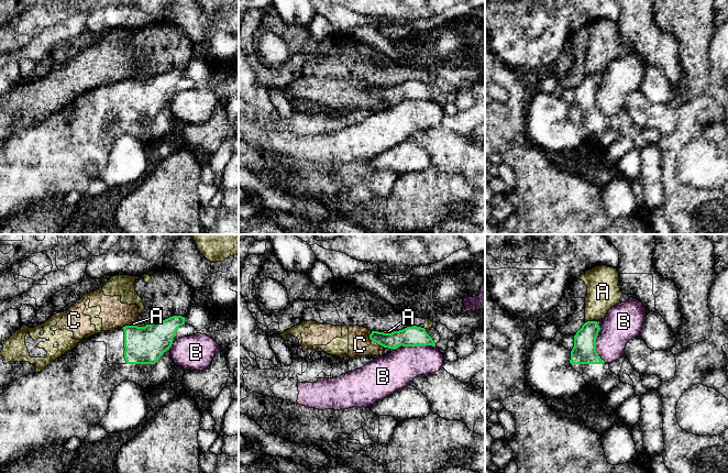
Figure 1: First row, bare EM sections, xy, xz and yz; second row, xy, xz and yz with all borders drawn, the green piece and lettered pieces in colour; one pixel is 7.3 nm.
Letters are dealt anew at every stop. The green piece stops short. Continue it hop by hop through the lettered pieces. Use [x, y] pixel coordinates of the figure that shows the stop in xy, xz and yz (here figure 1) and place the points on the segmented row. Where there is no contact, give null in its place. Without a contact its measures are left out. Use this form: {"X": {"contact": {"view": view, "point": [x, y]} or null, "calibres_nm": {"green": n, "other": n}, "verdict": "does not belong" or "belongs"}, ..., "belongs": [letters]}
{"A": {"contact": {"view": "yz", "point": [587, 321]}, "calibres_nm": {"green": 180, "other": 240}, "verdict": "does not belong"}, "B": {"contact": {"view": "yz", "point": [595, 345]}, "calibres_nm": {"green": 180, "other": 260}, "verdict": "does not belong"}, "C": {"contact": {"view": "xz", "point": [372, 340]}, "calibres_nm": {"green": 130, "other": 170}, "verdict": "does not belong"}, "belongs": []}

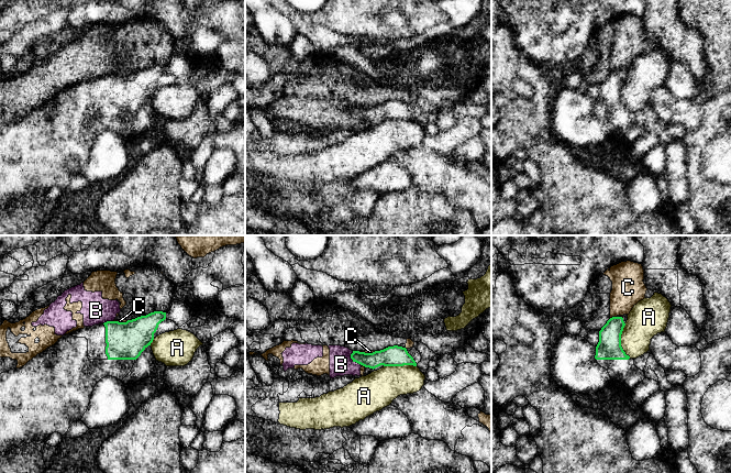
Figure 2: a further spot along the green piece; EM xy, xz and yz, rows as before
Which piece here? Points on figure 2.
{"A": {"contact": {"view": "yz", "point": [620, 341]}, "calibres_nm": {"green": 180, "other": 260}, "verdict": "does not belong"}, "B": {"contact": {"view": "xz", "point": [353, 360]}, "calibres_nm": {"green": 130, "other": 170}, "verdict": "does not belong"}, "C": {"contact": {"view": "yz", "point": [612, 317]}, "calibres_nm": {"green": 180, "other": 240}, "verdict": "does not belong"}, "belongs": []}

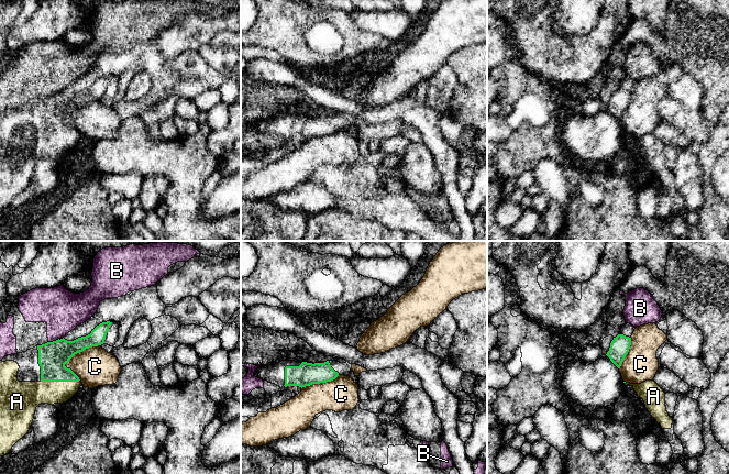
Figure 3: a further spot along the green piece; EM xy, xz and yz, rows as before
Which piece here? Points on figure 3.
{"A": {"contact": {"view": "xy", "point": [59, 381]}, "calibres_nm": {"green": 200, "other": 200}, "verdict": "belongs"}, "B": {"contact": {"view": "xy", "point": [53, 341]}, "calibres_nm": {"green": 200, "other": 300}, "verdict": "does not belong"}, "C": {"contact": {"view": "xy", "point": [81, 351]}, "calibres_nm": {"green": 200, "other": 280}, "verdict": "does not belong"}, "belongs": ["A"]}

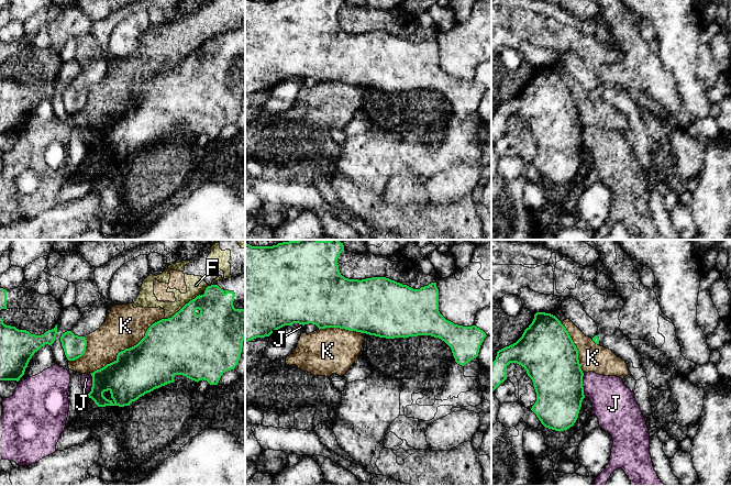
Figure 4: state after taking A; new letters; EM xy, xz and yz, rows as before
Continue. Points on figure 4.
{"F": {"contact": {"view": "xy", "point": [183, 307]}, "calibres_nm": {"green": 420, "other": 140}, "verdict": "does not belong"}, "J": {"contact": {"view": "yz", "point": [582, 385]}, "calibres_nm": {"green": 380, "other": 300}, "verdict": "does not belong"}, "K": {"contact": {"view": "xy", "point": [126, 349]}, "calibres_nm": {"green": 360, "other": 300}, "verdict": "does not belong"}, "belongs": []}

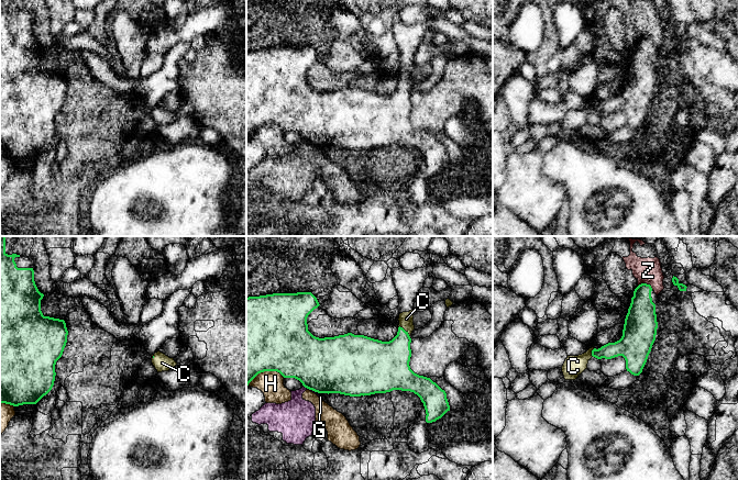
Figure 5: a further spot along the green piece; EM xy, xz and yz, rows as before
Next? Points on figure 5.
{"C": {"contact": {"view": "xz", "point": [405, 331]}, "calibres_nm": {"green": 280, "other": 110}, "verdict": "belongs"}, "G": {"contact": {"view": "xz", "point": [306, 387]}, "calibres_nm": {"green": 420, "other": 280}, "verdict": "does not belong"}, "H": {"contact": {"view": "xz", "point": [265, 370]}, "calibres_nm": {"green": 500, "other": 180}, "verdict": "does not belong"}, "Z": {"contact": {"view": "yz", "point": [646, 283]}, "calibres_nm": {"green": 220, "other": 190}, "verdict": "does not belong"}, "belongs": ["C"]}

